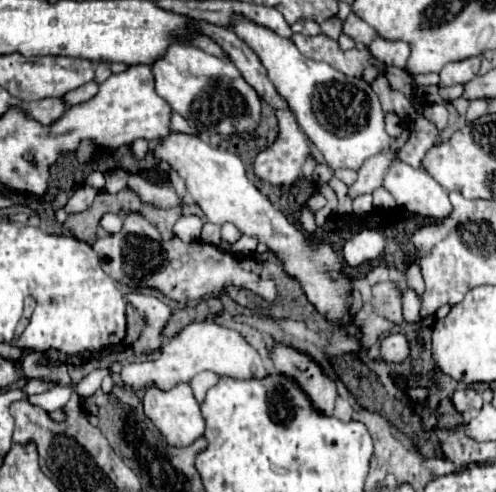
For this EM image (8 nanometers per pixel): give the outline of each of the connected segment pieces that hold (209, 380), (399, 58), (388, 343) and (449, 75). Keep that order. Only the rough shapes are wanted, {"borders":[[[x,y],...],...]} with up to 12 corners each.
{"borders":[[[202,371],[190,381],[198,403],[216,385],[218,375]],[[376,37],[370,53],[394,67],[404,67],[410,45]],[[402,333],[382,339],[384,361],[402,363],[410,355],[410,341]],[[480,57],[446,63],[440,85],[468,83],[478,75]]]}

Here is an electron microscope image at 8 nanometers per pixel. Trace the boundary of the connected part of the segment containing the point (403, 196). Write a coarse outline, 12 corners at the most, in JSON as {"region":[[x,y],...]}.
{"region":[[404,161],[388,169],[384,189],[410,213],[442,219],[446,189]]}

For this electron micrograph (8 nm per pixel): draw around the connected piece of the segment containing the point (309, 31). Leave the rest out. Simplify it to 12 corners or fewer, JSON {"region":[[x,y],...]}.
{"region":[[314,19],[292,25],[292,31],[302,35],[318,35],[320,25]]}

